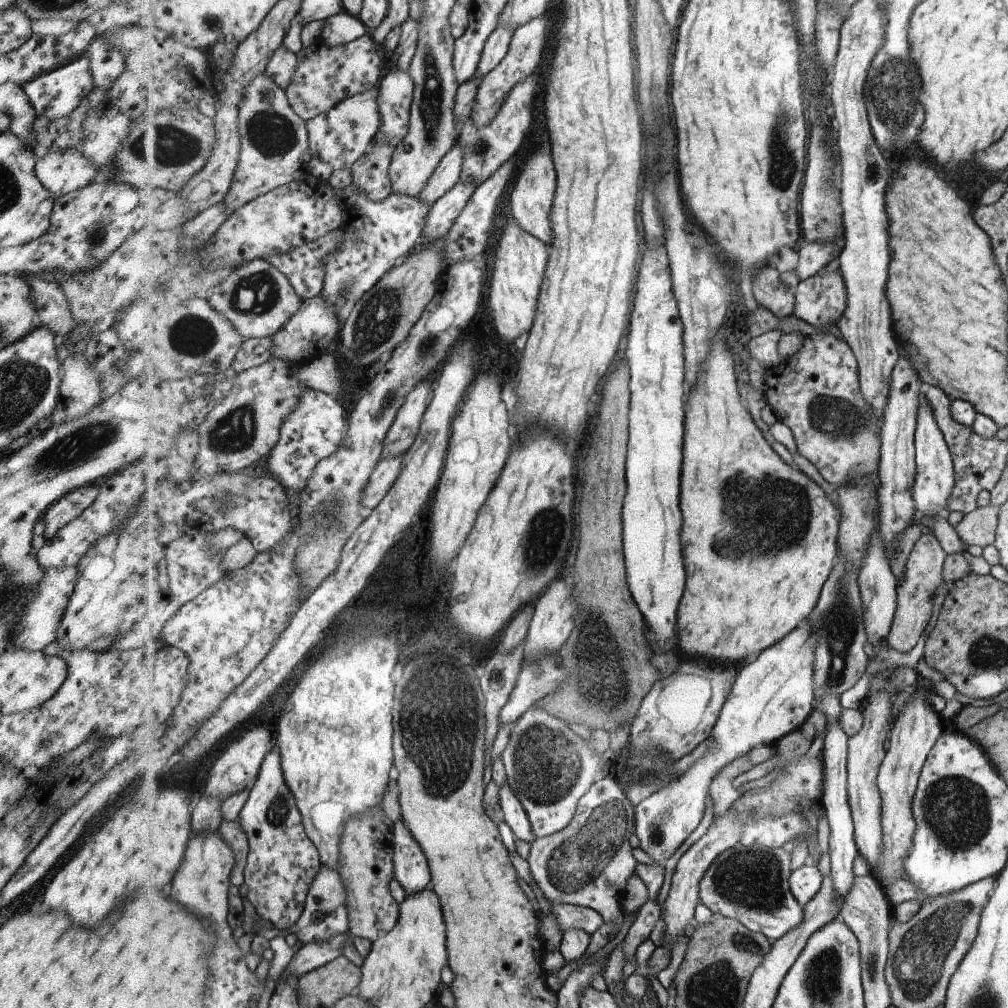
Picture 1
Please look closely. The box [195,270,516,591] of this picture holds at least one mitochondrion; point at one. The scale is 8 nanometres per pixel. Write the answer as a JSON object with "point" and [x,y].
{"point":[374,323]}

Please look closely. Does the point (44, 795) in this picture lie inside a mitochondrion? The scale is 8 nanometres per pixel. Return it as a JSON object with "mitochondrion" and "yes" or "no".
{"mitochondrion":"no"}

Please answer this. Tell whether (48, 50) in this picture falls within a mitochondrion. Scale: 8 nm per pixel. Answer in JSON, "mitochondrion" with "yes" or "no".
{"mitochondrion":"no"}

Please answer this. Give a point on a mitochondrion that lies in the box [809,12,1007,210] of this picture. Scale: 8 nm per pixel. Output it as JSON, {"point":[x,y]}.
{"point":[895,84]}

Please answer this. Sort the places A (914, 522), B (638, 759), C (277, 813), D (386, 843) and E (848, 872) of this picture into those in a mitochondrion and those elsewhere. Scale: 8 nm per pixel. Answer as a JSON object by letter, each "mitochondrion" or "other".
{"A":"other","B":"other","C":"mitochondrion","D":"other","E":"other"}

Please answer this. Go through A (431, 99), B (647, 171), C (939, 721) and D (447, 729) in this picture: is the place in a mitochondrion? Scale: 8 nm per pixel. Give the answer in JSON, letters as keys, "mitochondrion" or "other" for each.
{"A":"mitochondrion","B":"other","C":"other","D":"mitochondrion"}

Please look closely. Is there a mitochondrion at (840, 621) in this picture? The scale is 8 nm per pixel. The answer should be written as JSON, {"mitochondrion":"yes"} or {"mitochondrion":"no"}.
{"mitochondrion":"yes"}

